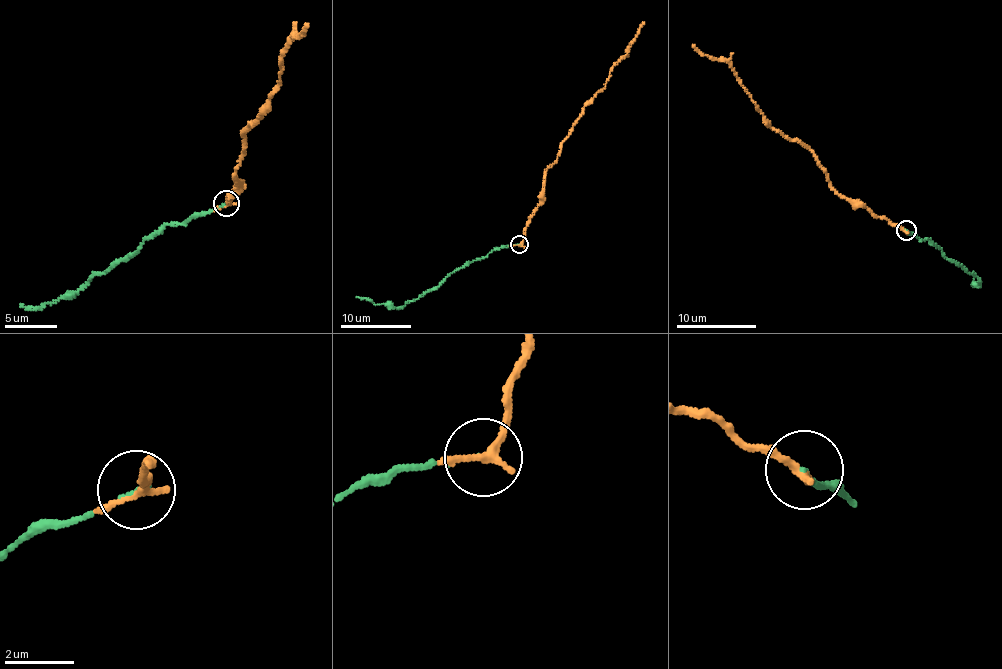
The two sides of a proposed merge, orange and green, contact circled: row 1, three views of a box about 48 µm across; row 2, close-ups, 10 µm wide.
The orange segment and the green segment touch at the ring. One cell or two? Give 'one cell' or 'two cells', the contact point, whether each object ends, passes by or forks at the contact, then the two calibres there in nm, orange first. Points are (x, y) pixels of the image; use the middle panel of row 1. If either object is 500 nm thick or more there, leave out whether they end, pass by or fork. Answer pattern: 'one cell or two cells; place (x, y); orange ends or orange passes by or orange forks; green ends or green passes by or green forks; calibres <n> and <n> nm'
two cells; place (519, 244); orange passes by; green ends; calibres 220 and 80 nm

